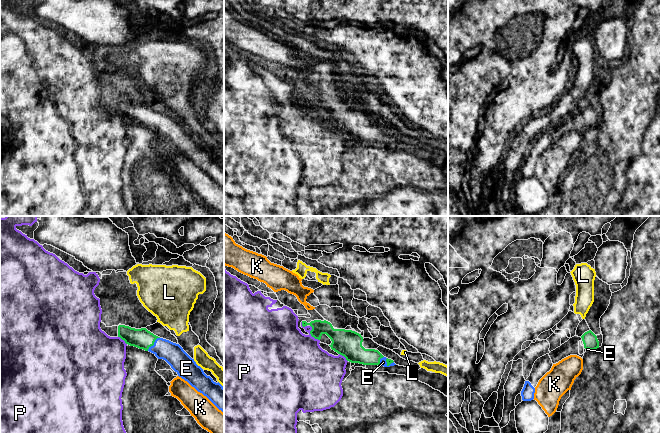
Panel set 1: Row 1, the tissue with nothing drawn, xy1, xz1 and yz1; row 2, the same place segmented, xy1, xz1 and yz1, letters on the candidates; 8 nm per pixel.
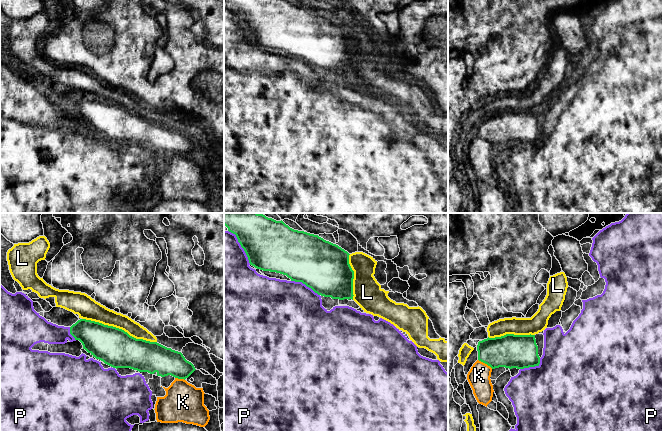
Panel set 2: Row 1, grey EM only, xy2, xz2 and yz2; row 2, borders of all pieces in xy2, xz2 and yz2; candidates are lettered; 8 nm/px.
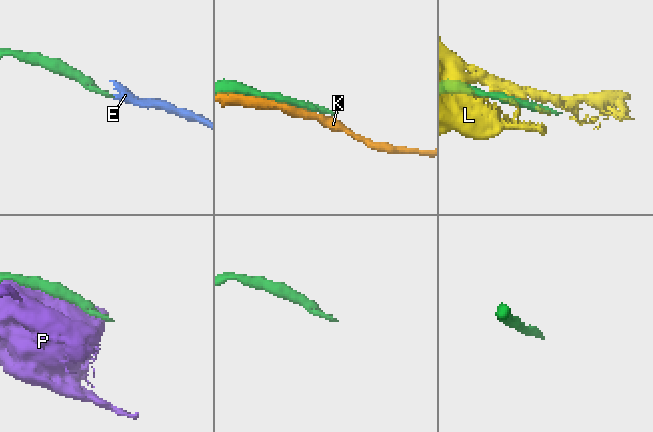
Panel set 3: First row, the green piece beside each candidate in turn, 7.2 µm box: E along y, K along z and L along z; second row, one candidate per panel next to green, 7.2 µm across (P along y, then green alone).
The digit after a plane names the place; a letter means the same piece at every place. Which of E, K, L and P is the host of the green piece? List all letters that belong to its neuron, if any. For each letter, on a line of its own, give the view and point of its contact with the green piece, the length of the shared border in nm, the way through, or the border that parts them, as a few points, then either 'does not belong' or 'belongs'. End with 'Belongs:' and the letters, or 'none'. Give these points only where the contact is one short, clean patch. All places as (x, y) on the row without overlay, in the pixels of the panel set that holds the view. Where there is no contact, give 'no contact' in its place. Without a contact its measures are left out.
E: contact xy1 (153, 119); length 150 nm; way xy1 (141, 114), (153, 119), (172, 129); belongs
K: contact yz2 (485, 139); length 140 nm; does not belong
L: contact xy2 (118, 104); length 650 nm; does not belong
P: contact xz2 (241, 22); length 340 nm; does not belong
Belongs: E

